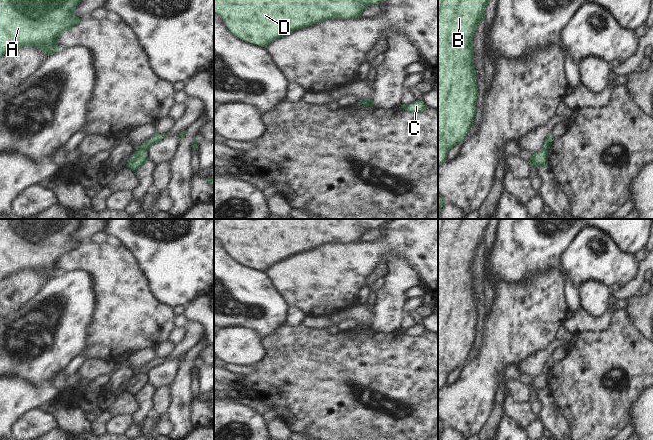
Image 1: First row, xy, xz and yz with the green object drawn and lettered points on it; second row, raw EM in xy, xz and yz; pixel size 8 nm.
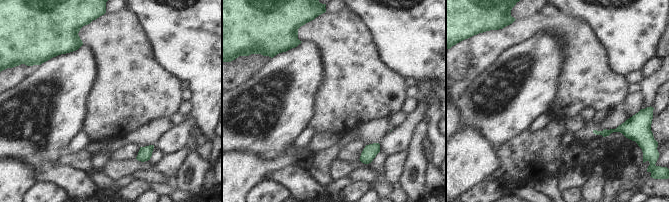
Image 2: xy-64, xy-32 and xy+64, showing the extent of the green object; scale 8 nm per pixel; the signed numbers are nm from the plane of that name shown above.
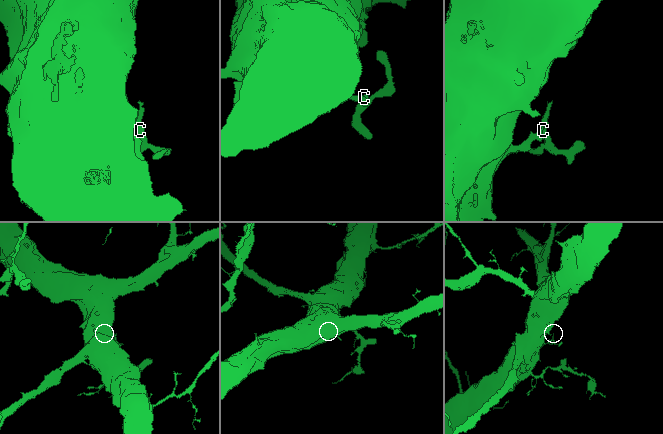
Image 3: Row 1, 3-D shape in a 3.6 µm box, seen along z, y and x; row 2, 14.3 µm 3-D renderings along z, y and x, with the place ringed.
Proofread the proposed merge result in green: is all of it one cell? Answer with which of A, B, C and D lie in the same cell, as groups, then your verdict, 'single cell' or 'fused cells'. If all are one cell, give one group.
A B D / C; fused cells

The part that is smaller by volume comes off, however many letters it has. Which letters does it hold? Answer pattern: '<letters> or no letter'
C

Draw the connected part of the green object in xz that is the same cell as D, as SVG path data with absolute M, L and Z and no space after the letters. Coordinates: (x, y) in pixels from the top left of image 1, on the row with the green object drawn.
M214 0L214 13L223 18L228 29L235 36L267 48L280 37L328 19L359 18L365 8L382 1L386 0Z

